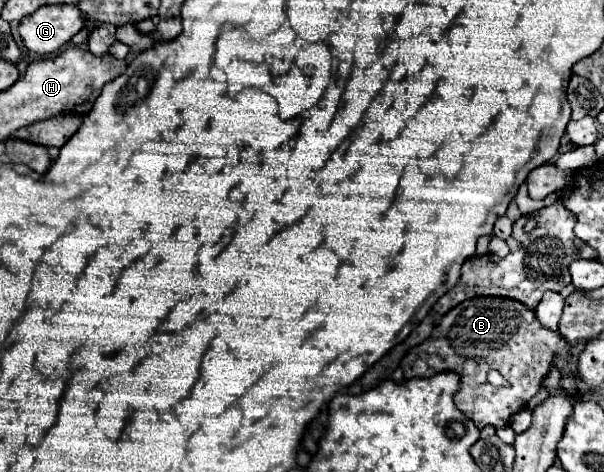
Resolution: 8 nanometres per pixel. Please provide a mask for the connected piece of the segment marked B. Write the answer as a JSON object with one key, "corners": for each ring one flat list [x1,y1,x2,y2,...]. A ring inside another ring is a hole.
{"corners":[[478,297,448,311,434,327,432,335,404,355,400,367,406,381,416,377,428,379,446,371,456,373,460,377,460,389,454,395,454,405,482,429,486,425,508,425,510,417,538,393,552,365,562,369,568,357,570,345,560,335,544,329,540,321,536,321,532,309,502,297],[490,369,500,371,500,375,510,381,510,387,490,385,486,381]]}

